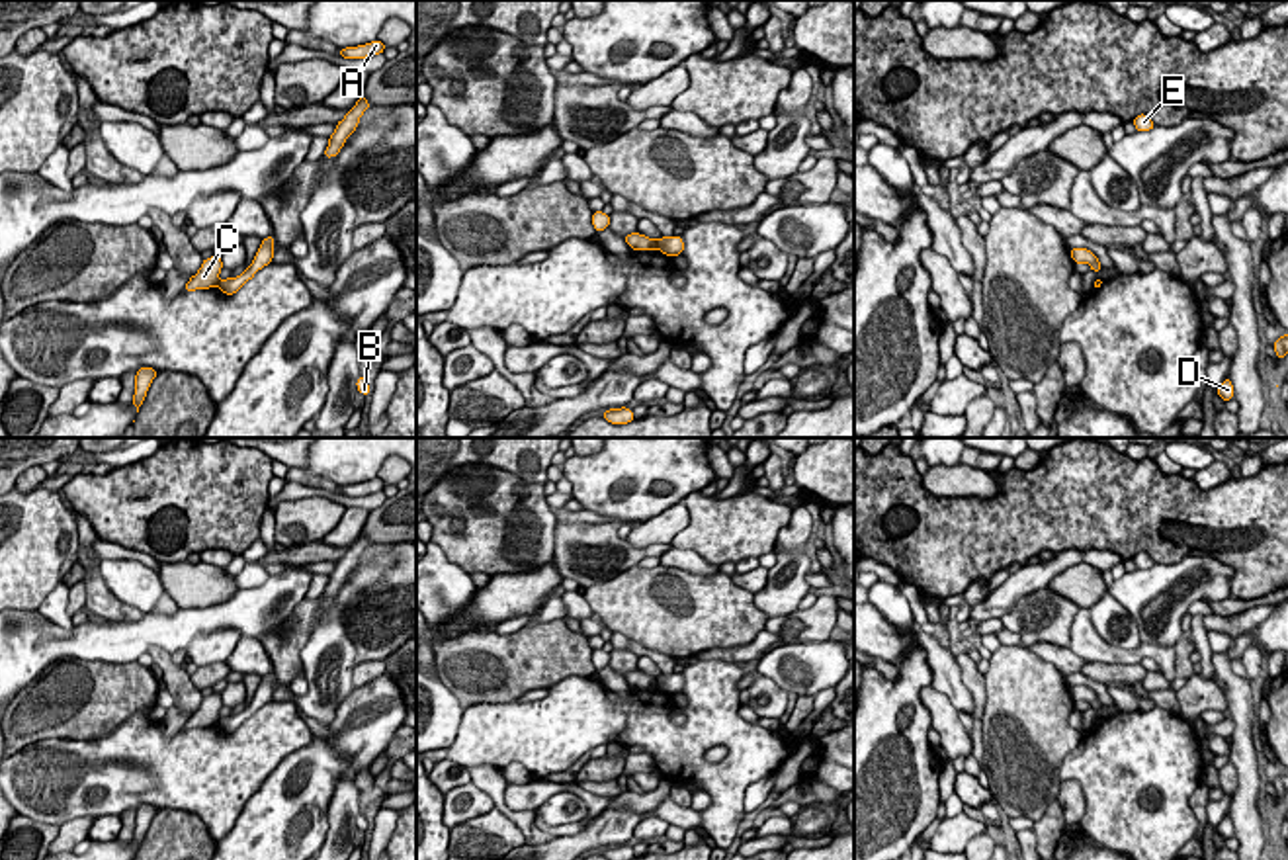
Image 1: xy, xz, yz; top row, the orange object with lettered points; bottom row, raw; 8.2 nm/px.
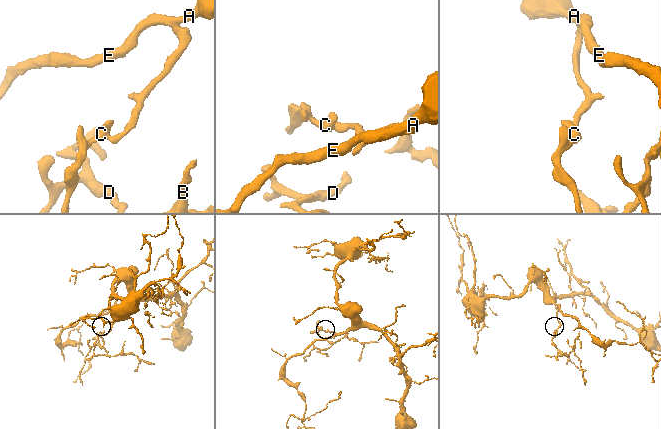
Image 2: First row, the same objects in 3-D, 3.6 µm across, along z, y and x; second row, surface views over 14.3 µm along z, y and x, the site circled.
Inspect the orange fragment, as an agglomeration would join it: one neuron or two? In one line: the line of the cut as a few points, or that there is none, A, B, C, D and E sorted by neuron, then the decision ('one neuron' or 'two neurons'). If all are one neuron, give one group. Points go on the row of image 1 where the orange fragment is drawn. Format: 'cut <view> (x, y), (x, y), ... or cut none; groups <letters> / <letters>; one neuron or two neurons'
cut xz (655, 241), (657, 247); groups A E / B C D; two neurons

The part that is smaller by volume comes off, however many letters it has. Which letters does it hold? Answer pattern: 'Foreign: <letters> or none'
Foreign: B, C, D

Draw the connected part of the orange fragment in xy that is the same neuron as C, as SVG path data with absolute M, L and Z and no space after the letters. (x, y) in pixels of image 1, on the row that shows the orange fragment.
M211 256L201 262L195 276L190 278L184 291L209 289L219 285L219 272L223 270L221 256Z

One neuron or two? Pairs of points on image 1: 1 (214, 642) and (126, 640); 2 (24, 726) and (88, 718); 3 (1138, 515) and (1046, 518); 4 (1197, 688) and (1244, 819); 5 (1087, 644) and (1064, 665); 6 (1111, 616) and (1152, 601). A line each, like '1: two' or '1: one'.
1: two
2: one
3: one
4: two
5: two
6: two

